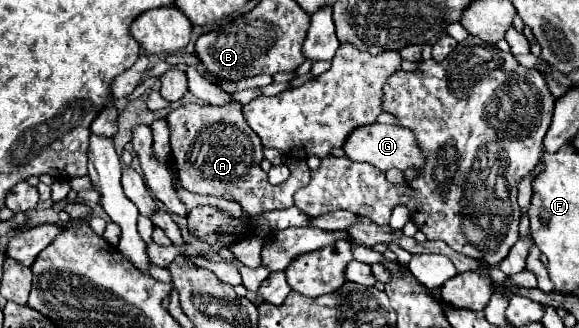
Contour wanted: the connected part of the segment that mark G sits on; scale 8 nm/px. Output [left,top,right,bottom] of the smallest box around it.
[342,124,424,172]

